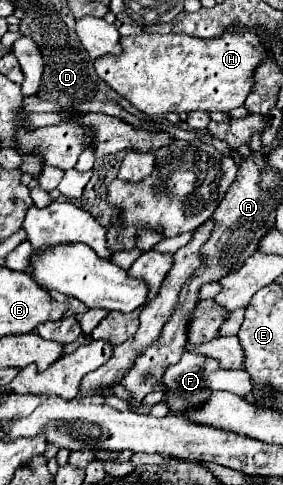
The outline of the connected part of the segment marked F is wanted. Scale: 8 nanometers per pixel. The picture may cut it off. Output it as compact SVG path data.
M184 352L176 366L166 368L162 382L166 382L166 386L170 388L170 408L178 412L186 408L186 404L202 404L202 400L206 400L206 396L210 396L210 392L214 390L228 390L238 396L246 396L252 390L250 376L244 370L222 370L218 366L218 360L192 352Z

